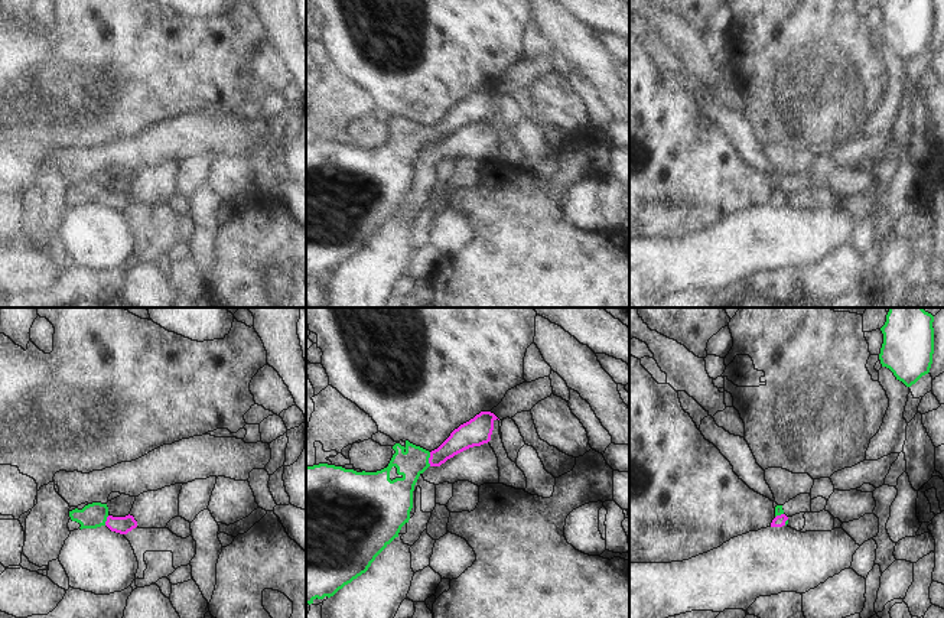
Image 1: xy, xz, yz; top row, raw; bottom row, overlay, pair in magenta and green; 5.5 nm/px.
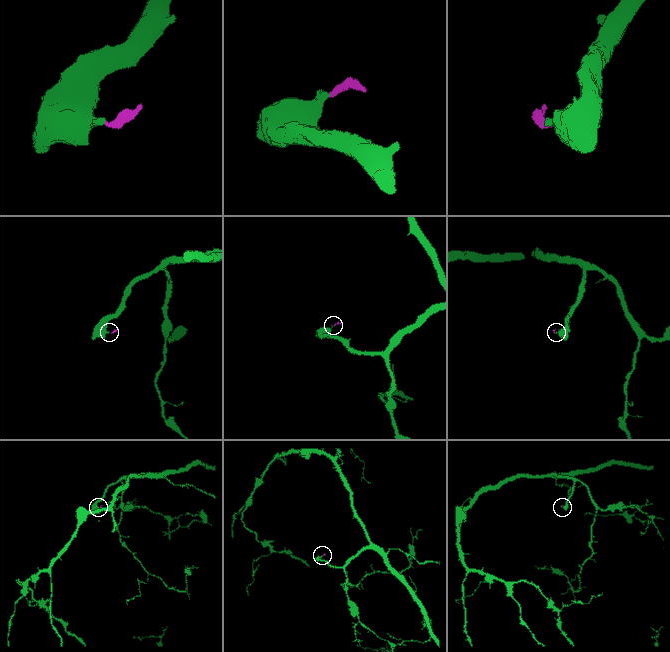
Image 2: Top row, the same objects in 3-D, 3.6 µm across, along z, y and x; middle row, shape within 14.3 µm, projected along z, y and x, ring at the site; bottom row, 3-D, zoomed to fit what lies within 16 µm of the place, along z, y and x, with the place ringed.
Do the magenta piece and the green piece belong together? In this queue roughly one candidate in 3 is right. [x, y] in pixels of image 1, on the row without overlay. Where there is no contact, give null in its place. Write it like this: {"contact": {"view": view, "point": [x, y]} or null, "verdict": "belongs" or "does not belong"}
{"contact": {"view": "xz", "point": [429, 136]}, "verdict": "belongs"}

